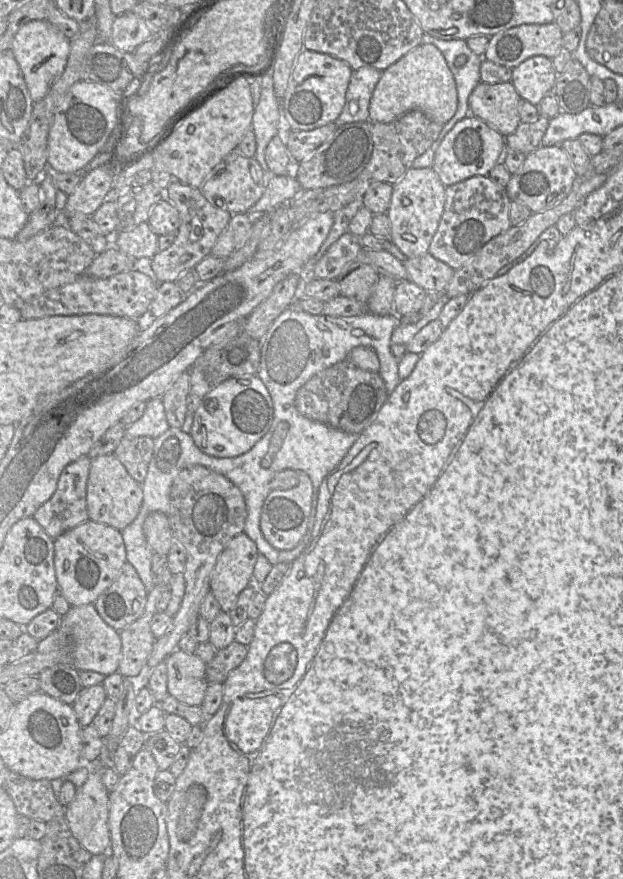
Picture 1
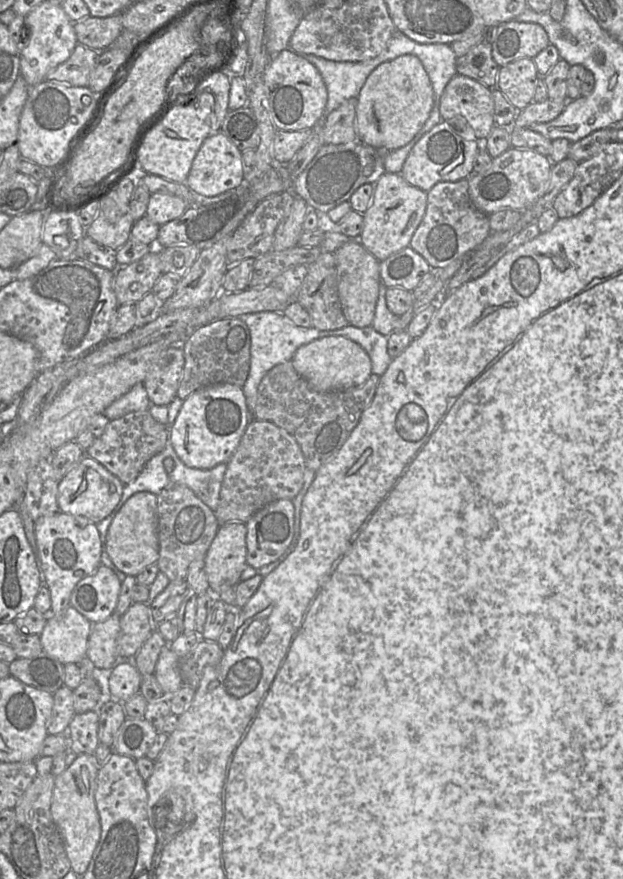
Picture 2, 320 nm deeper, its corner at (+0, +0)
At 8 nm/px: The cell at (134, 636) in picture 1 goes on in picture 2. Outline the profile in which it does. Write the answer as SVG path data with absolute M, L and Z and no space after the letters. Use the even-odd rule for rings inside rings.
M113 614L103 622L92 624L86 657L97 668L113 668L120 660L116 646L116 639L120 631L120 618L120 615Z

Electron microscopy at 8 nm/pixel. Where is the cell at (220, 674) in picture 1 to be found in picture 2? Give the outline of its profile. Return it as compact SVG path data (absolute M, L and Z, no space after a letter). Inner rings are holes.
M201 639L186 655L179 658L182 685L196 690L205 667L218 664L223 654L224 650L217 641Z

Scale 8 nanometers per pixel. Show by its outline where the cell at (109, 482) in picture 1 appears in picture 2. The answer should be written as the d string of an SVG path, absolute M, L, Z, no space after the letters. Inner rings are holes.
M86 455L74 465L58 485L58 506L60 511L73 516L83 516L93 523L105 519L120 502L124 485L102 464Z

